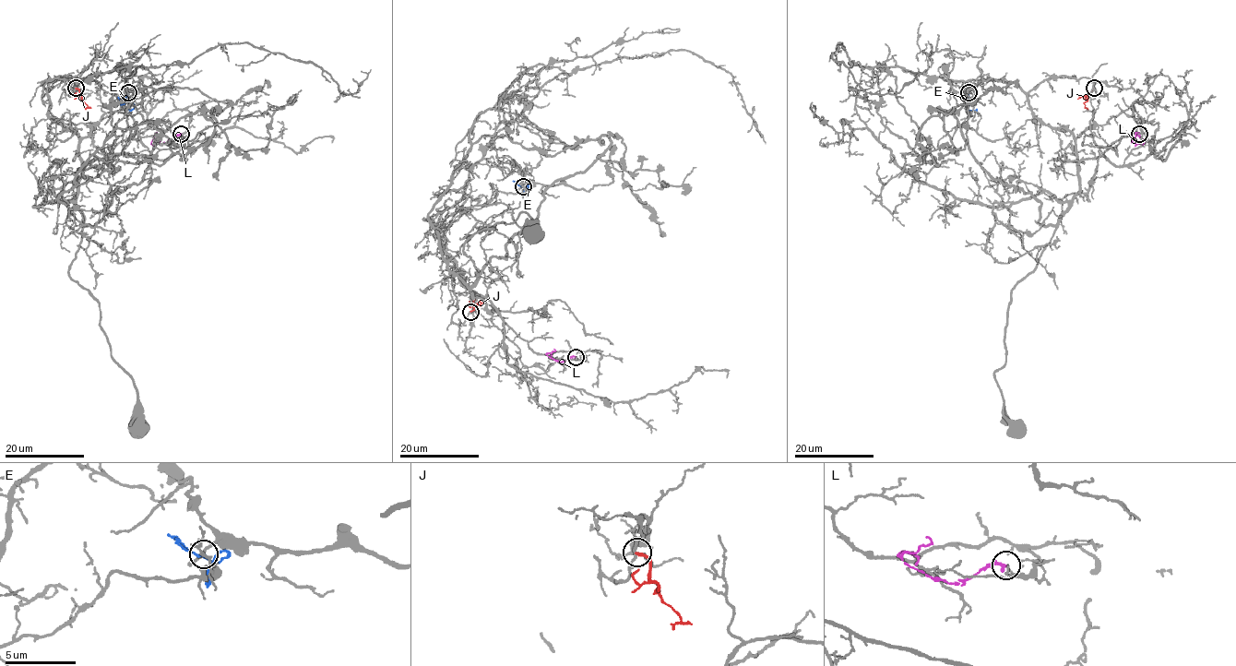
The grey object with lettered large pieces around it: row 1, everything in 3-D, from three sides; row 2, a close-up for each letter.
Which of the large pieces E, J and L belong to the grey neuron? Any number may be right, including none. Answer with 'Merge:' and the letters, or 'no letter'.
Merge: no letter

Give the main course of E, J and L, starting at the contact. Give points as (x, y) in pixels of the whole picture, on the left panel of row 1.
E: (127, 91), (126, 97), (135, 105), (128, 112)
J: (75, 88), (87, 106), (85, 110)
L: (181, 133), (166, 142), (152, 144), (155, 132)

